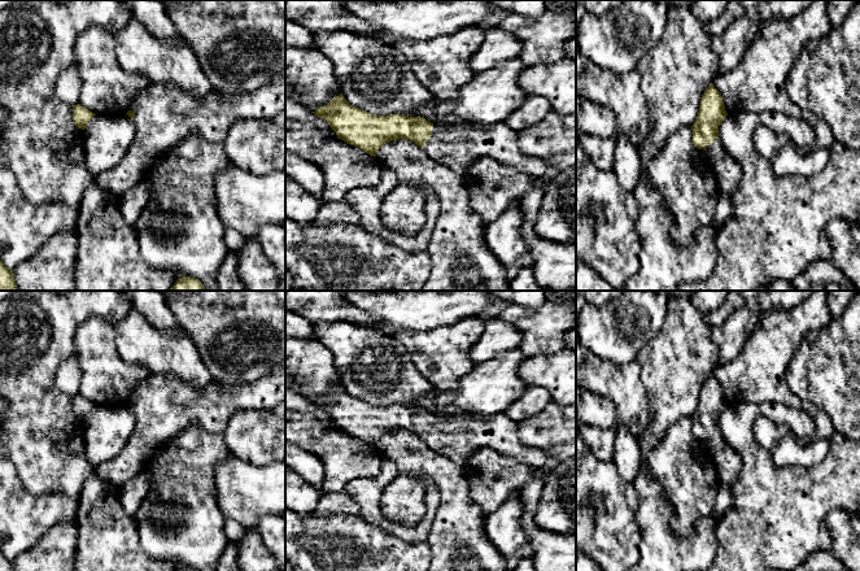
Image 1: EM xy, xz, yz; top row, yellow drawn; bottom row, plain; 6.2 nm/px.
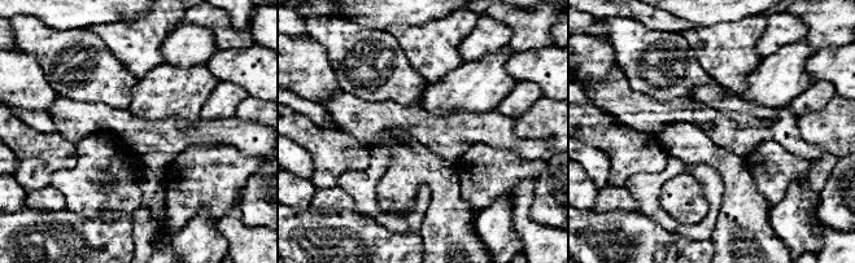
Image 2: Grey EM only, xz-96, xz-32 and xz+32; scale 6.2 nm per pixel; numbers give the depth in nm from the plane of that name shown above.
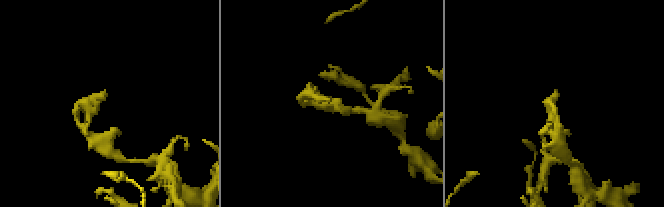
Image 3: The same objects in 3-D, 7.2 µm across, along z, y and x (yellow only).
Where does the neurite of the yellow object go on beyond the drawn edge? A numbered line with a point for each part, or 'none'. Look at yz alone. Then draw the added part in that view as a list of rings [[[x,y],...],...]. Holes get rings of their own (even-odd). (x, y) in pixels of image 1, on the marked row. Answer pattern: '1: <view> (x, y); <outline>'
1: yz (728, 173); [[[720,139],[707,145],[706,152],[713,166],[720,193],[735,191],[742,178],[742,167],[728,156]]]

